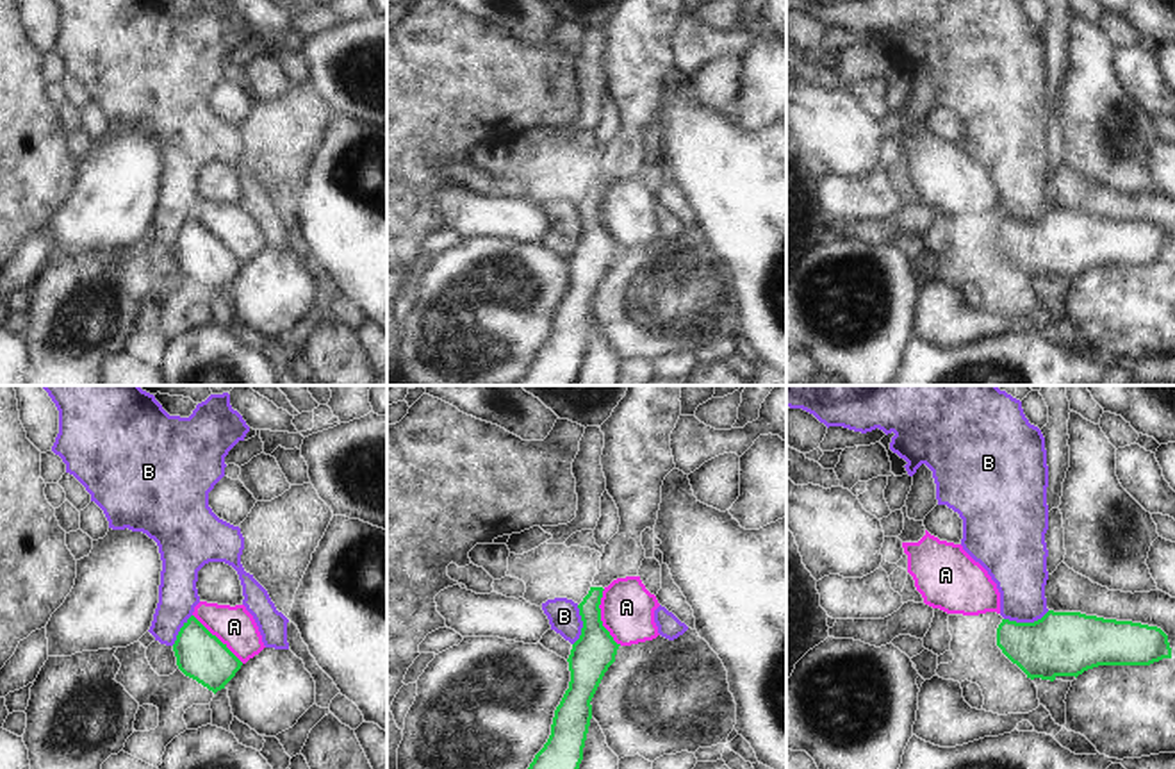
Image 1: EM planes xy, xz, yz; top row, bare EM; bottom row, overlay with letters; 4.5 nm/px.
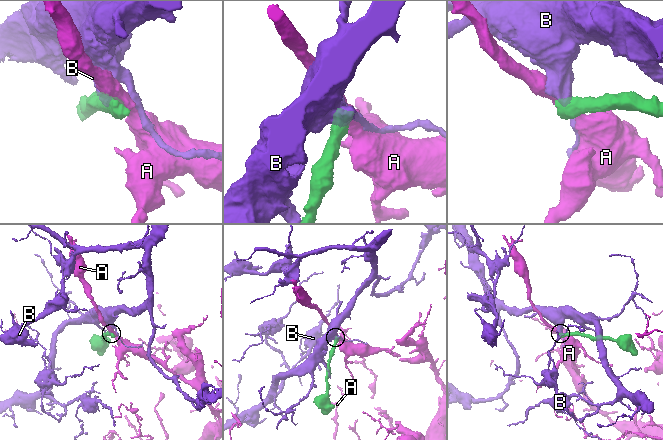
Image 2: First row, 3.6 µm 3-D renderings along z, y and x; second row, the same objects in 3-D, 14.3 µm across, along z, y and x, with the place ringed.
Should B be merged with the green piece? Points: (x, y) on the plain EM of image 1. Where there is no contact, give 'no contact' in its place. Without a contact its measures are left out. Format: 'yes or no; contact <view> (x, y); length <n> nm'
no; contact yz (1026, 223); length 220 nm

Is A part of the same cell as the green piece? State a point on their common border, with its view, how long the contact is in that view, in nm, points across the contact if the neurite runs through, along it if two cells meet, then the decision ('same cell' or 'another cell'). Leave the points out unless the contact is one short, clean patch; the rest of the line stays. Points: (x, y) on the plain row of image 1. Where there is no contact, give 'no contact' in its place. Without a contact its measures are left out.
xz (599, 218) | 260 nm | along xz (603, 190), (599, 204), (601, 225), (621, 245) | another cell

